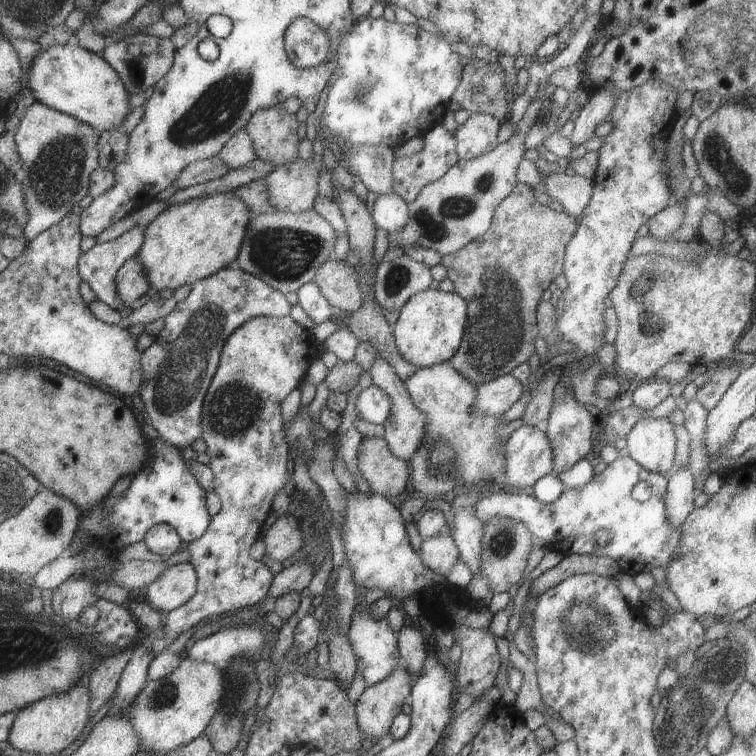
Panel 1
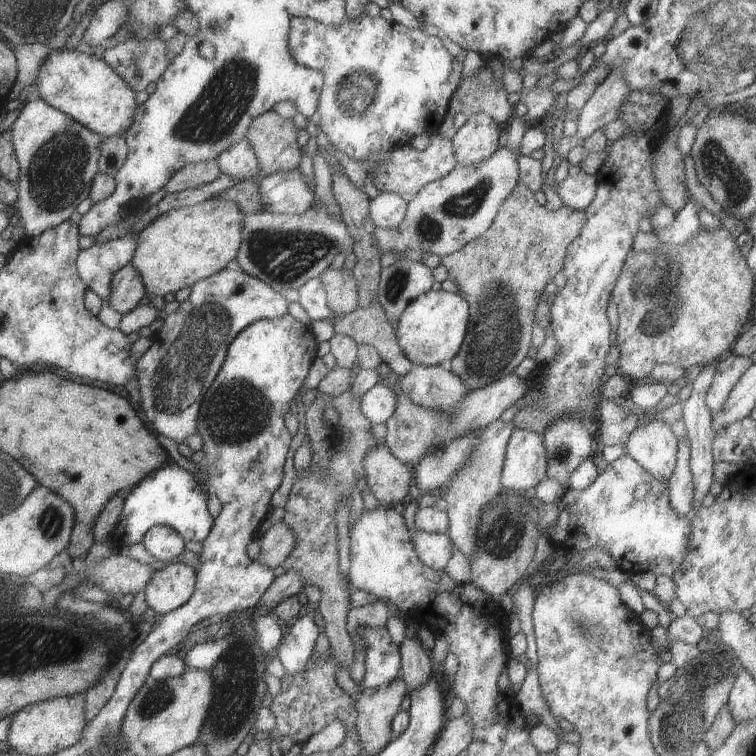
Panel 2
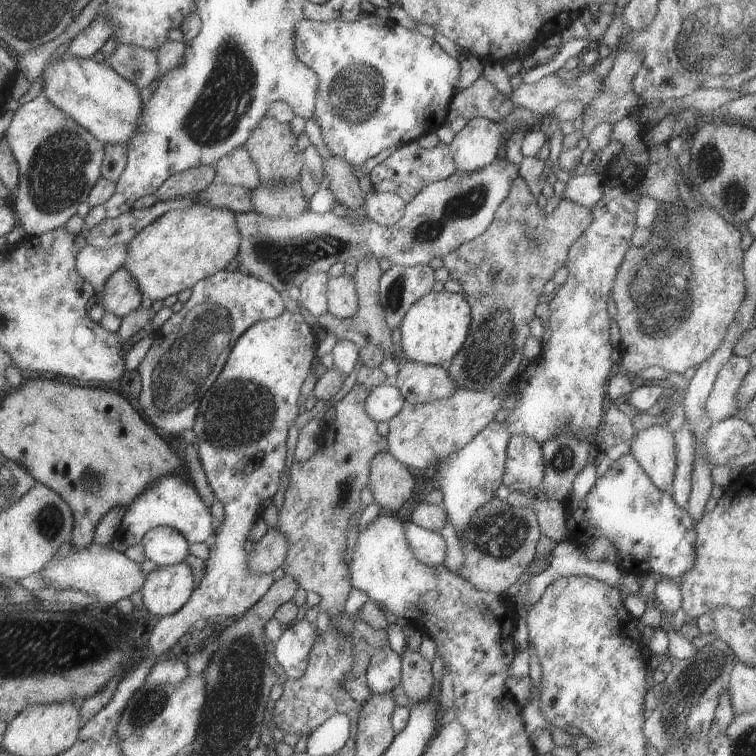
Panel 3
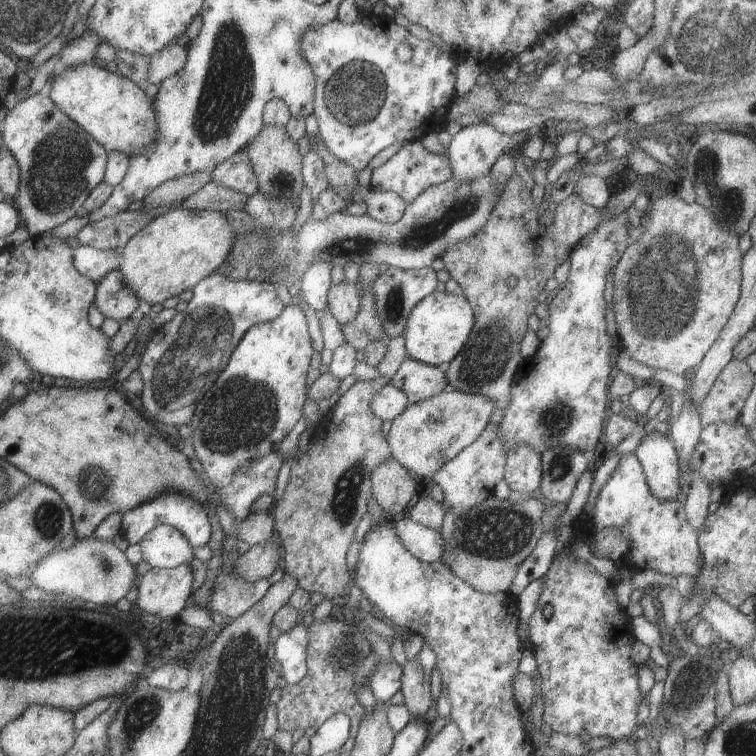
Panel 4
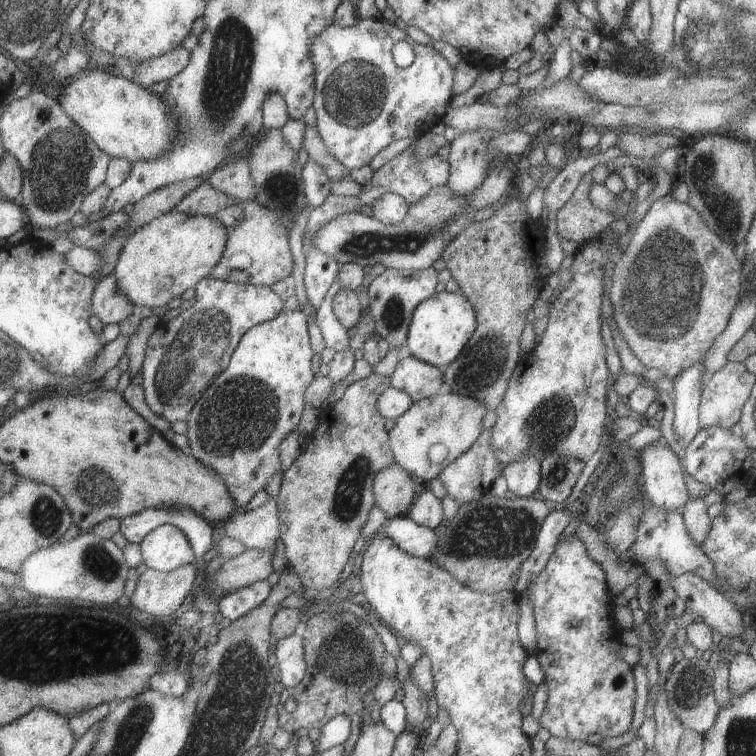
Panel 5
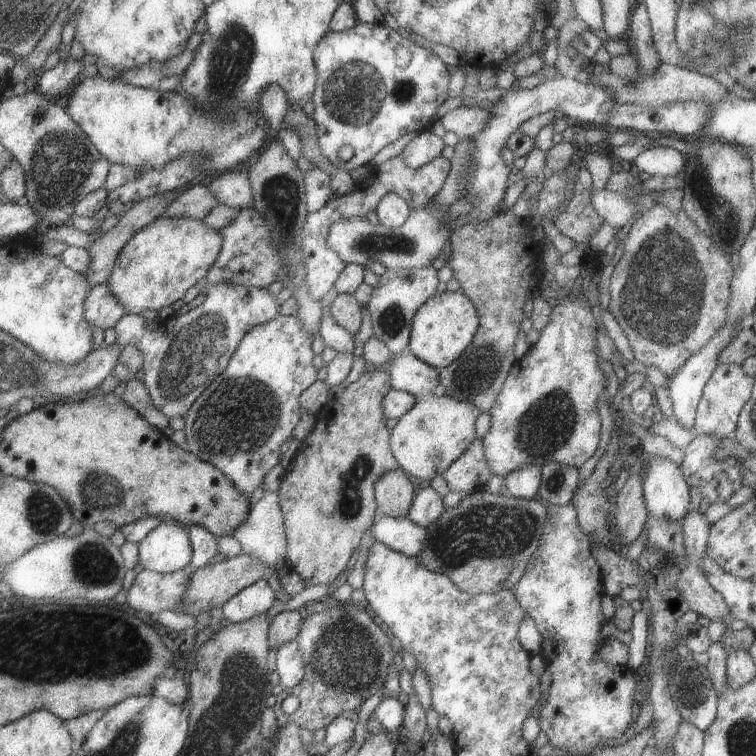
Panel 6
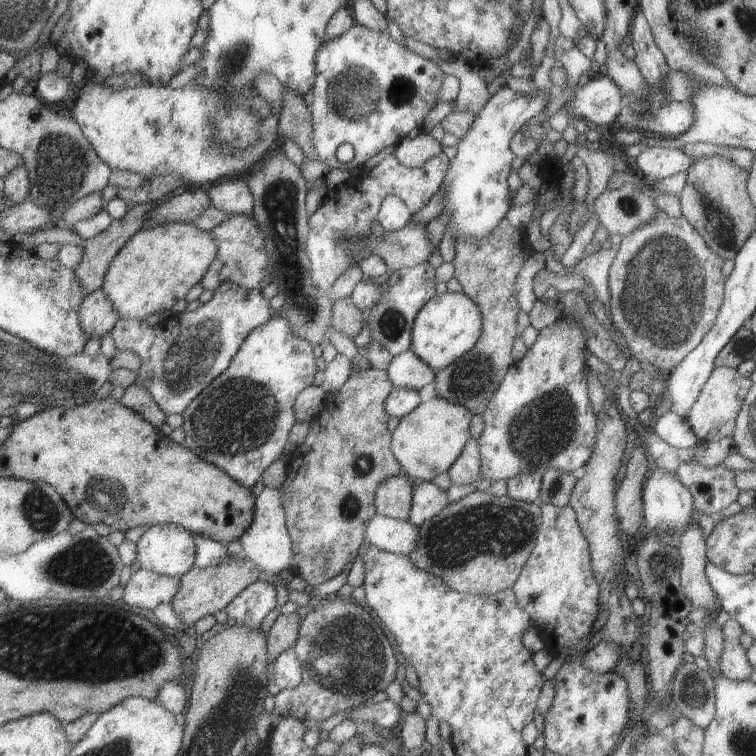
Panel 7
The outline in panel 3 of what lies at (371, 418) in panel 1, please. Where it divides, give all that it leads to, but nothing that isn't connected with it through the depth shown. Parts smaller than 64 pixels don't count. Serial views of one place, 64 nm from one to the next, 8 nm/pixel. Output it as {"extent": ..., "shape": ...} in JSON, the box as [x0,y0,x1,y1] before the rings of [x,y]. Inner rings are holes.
{"extent":[364,385,405,421],"shape":[[[377,385],[364,398],[364,409],[372,421],[388,421],[399,412],[405,402],[397,387]]]}

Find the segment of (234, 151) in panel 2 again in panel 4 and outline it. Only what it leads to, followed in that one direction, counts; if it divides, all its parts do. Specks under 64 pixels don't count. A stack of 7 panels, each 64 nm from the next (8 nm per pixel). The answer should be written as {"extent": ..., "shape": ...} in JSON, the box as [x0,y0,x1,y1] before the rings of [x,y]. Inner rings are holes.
{"extent":[210,148,258,198],"shape":[[[245,148],[239,149],[225,160],[218,162],[210,174],[213,182],[242,192],[248,198],[258,190],[256,176]]]}

